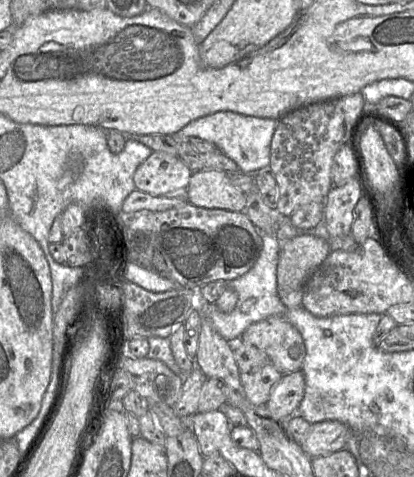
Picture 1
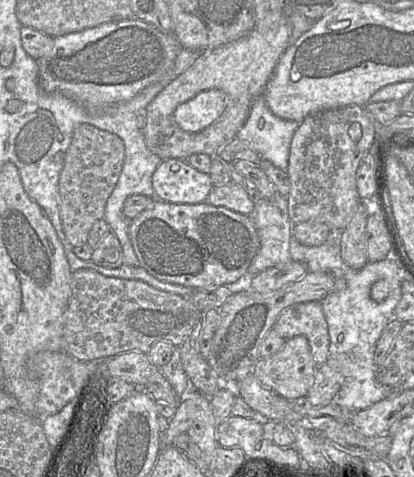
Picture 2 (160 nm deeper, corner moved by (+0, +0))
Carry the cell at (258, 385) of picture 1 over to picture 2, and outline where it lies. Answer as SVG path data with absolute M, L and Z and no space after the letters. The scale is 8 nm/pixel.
M305 336L287 339L280 351L269 358L259 359L252 374L265 387L286 400L305 398L315 380L318 367L315 365L308 340Z

